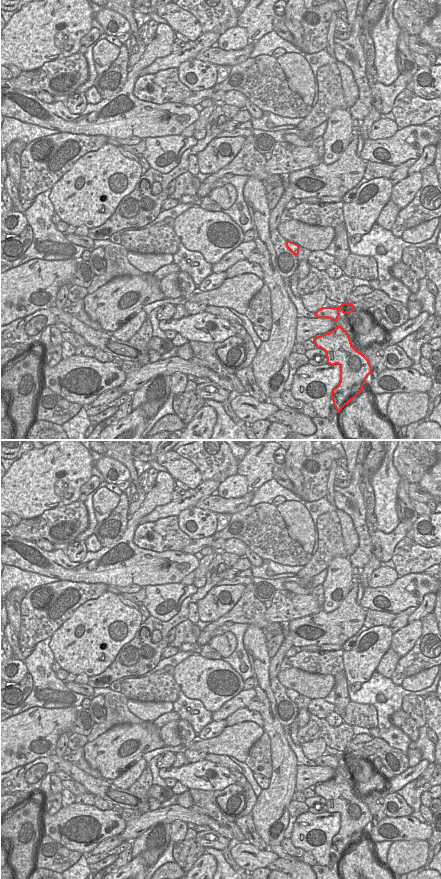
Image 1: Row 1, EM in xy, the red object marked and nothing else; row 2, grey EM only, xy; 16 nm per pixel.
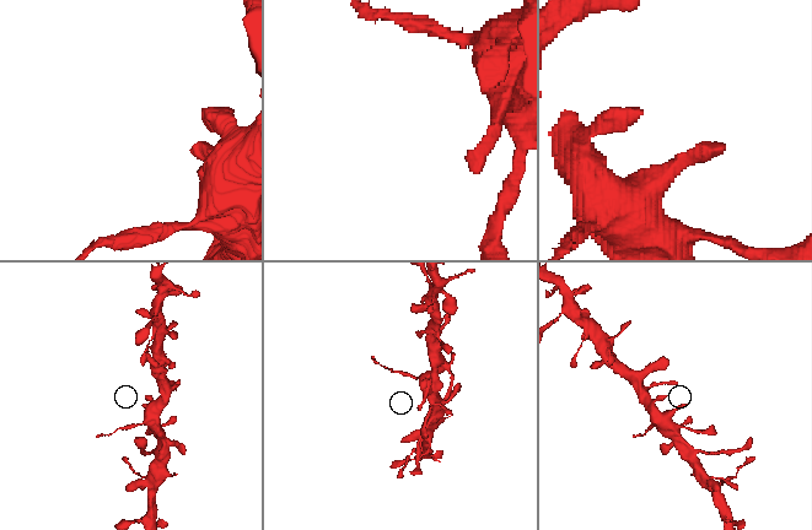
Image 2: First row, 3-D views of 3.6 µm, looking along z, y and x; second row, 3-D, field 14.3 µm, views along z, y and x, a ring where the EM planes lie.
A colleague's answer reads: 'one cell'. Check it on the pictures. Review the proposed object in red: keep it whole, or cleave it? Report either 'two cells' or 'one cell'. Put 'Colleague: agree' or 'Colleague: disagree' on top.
Colleague: agree
one cell

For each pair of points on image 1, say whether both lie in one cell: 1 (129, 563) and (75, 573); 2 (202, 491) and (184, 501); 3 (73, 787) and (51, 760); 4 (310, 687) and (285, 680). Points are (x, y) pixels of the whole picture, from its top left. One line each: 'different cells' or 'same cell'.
1: same cell
2: same cell
3: different cells
4: same cell

